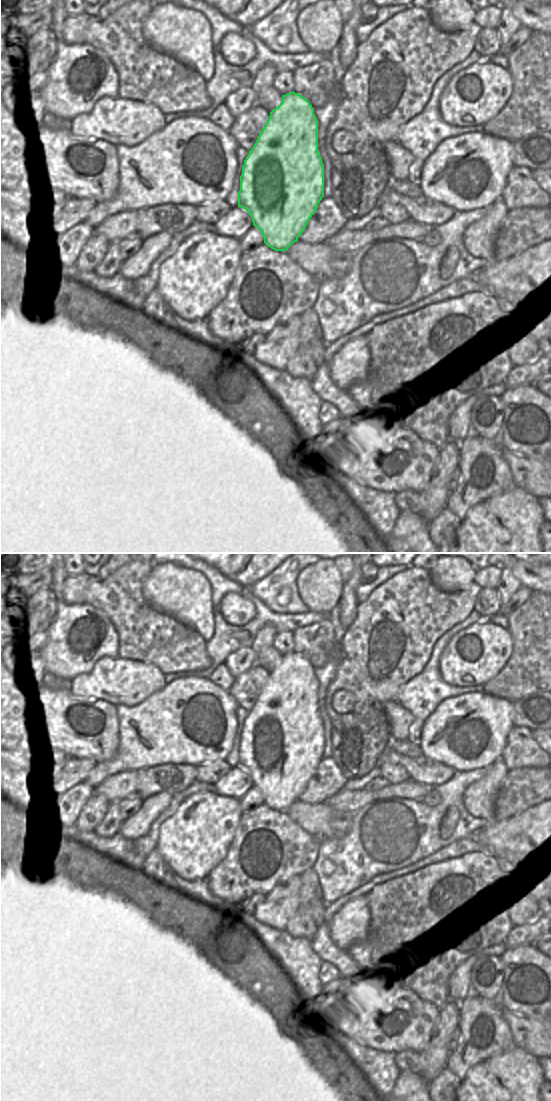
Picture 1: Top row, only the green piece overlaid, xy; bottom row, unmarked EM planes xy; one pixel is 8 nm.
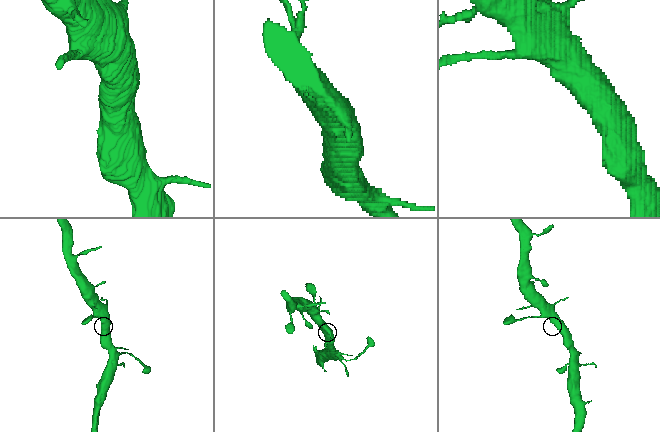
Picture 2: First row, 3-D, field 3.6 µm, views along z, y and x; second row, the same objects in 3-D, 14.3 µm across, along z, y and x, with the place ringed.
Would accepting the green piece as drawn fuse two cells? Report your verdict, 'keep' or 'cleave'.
keep

